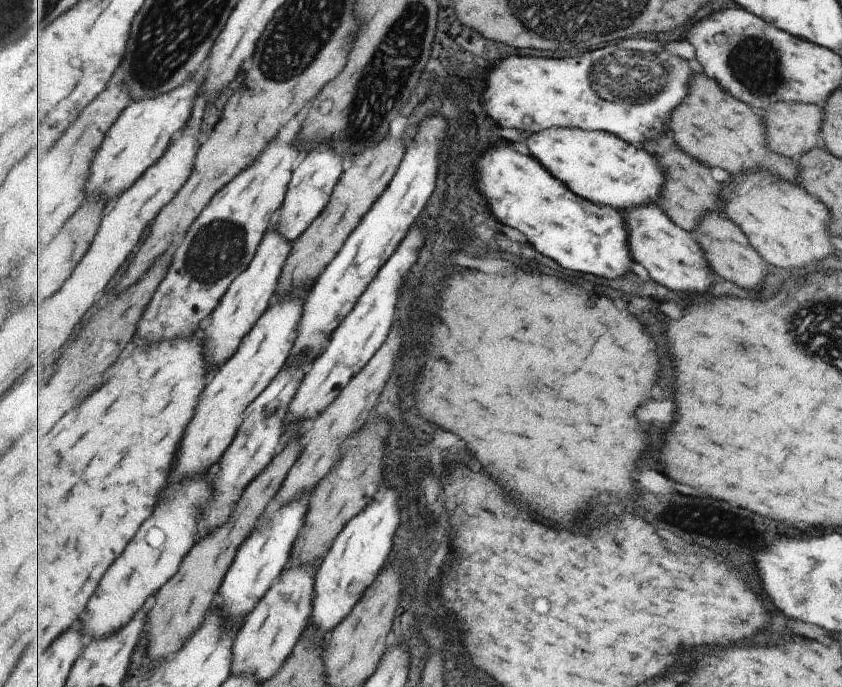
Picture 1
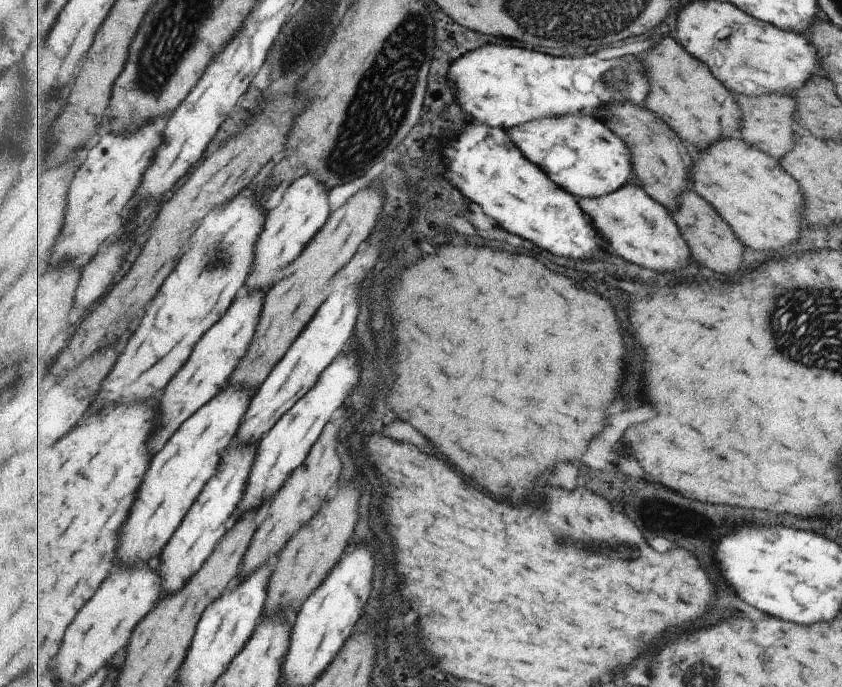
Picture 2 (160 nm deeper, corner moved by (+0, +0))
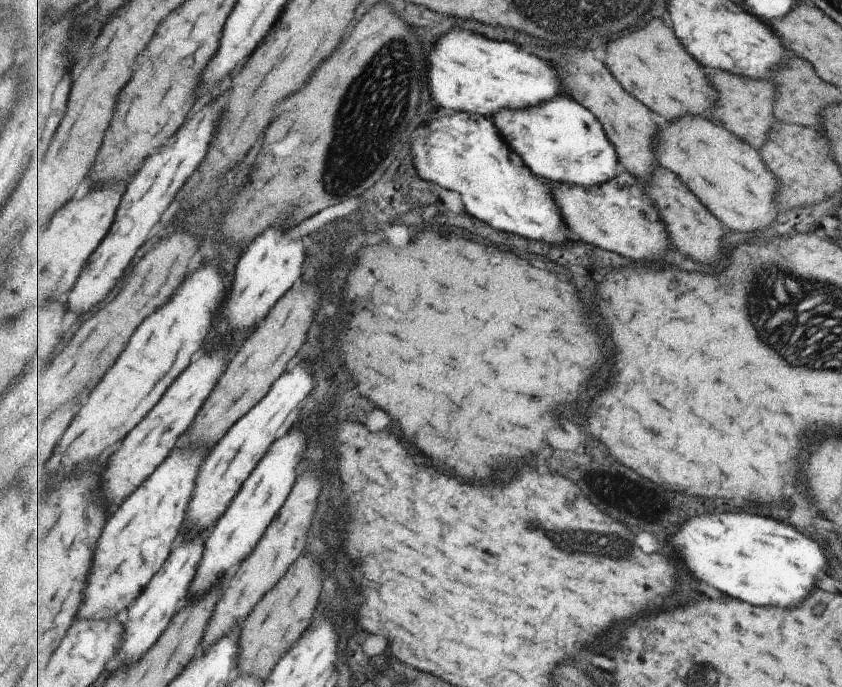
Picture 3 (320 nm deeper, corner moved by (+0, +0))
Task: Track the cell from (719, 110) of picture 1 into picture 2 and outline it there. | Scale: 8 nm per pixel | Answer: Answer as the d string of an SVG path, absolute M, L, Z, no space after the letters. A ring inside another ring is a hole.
M663 35L663 38L655 42L651 52L638 54L638 58L646 67L648 78L651 78L650 93L644 106L657 112L673 130L681 134L683 140L689 140L693 146L707 148L709 144L721 138L726 139L734 130L738 130L743 113L736 102L735 94L717 78L710 66L689 54L675 38ZM695 108L699 112L699 126L693 126Z

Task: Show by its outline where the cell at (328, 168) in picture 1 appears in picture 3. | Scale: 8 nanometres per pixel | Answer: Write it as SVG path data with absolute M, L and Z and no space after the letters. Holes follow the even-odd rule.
M271 225L262 235L259 235L250 245L245 246L235 270L235 280L231 292L223 306L223 316L231 330L247 330L257 322L267 318L275 304L289 292L289 288L301 278L303 264L307 258L303 238L289 240L285 230Z

